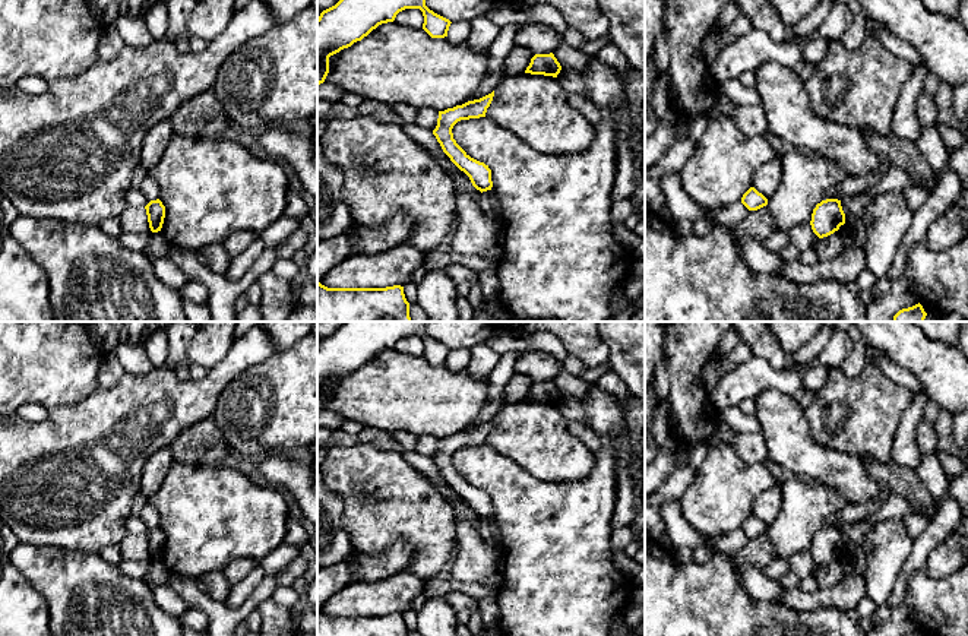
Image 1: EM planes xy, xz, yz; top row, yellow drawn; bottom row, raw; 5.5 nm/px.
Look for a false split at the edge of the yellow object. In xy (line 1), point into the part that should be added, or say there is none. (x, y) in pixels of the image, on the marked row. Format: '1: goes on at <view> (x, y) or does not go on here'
1: does not go on here

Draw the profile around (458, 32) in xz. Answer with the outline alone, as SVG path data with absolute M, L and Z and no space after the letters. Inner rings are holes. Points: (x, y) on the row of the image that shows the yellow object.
M469 20L452 22L447 31L447 41L452 44L466 44L469 38Z

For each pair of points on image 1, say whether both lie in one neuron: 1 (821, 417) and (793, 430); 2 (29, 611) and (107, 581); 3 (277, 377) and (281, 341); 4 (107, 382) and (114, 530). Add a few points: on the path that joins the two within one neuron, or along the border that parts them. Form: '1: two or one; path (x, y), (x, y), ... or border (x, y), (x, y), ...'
1: two; border (803, 410), (810, 436), (831, 449)
2: two; border (24, 579), (44, 600), (50, 620)
3: two; border (301, 337), (290, 347), (277, 353)
4: two; border (125, 373), (111, 386), (100, 388)

